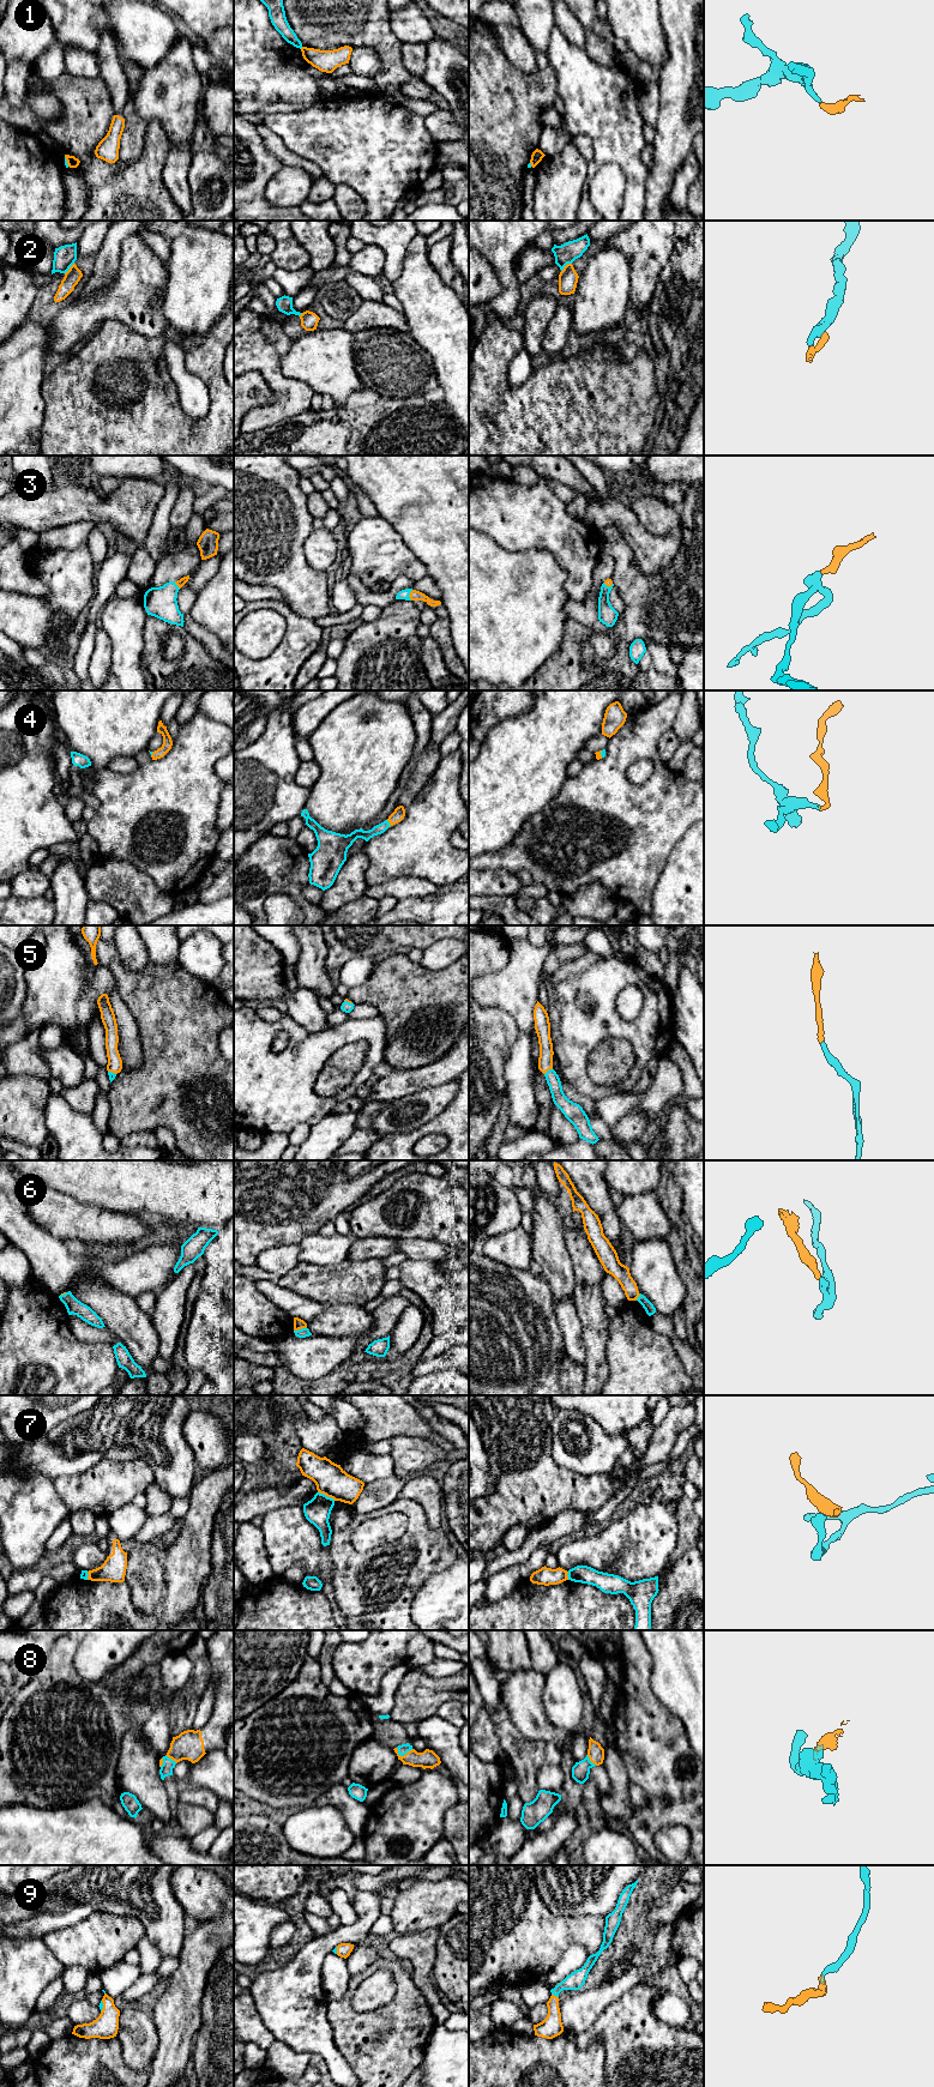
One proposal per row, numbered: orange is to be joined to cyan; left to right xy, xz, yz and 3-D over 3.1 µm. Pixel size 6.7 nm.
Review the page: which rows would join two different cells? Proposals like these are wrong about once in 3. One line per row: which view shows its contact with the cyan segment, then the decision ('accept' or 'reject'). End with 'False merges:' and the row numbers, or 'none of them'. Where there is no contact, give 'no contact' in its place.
1: xy | reject
2: yz | accept
3: xz | accept
4: xz | accept
5: yz | accept
6: xz | reject
7: xz | reject
8: xz | accept
9: yz | accept
False merges: 1, 6, 7

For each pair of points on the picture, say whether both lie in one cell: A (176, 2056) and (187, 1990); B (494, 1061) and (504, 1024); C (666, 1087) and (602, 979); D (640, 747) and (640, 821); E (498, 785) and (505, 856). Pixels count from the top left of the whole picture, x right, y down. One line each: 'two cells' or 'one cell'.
A: one cell
B: one cell
C: two cells
D: one cell
E: two cells

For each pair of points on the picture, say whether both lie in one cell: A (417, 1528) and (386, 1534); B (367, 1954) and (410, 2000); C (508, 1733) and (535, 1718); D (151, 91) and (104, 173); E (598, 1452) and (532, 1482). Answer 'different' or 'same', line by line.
A: different
B: different
C: different
D: different
E: different

